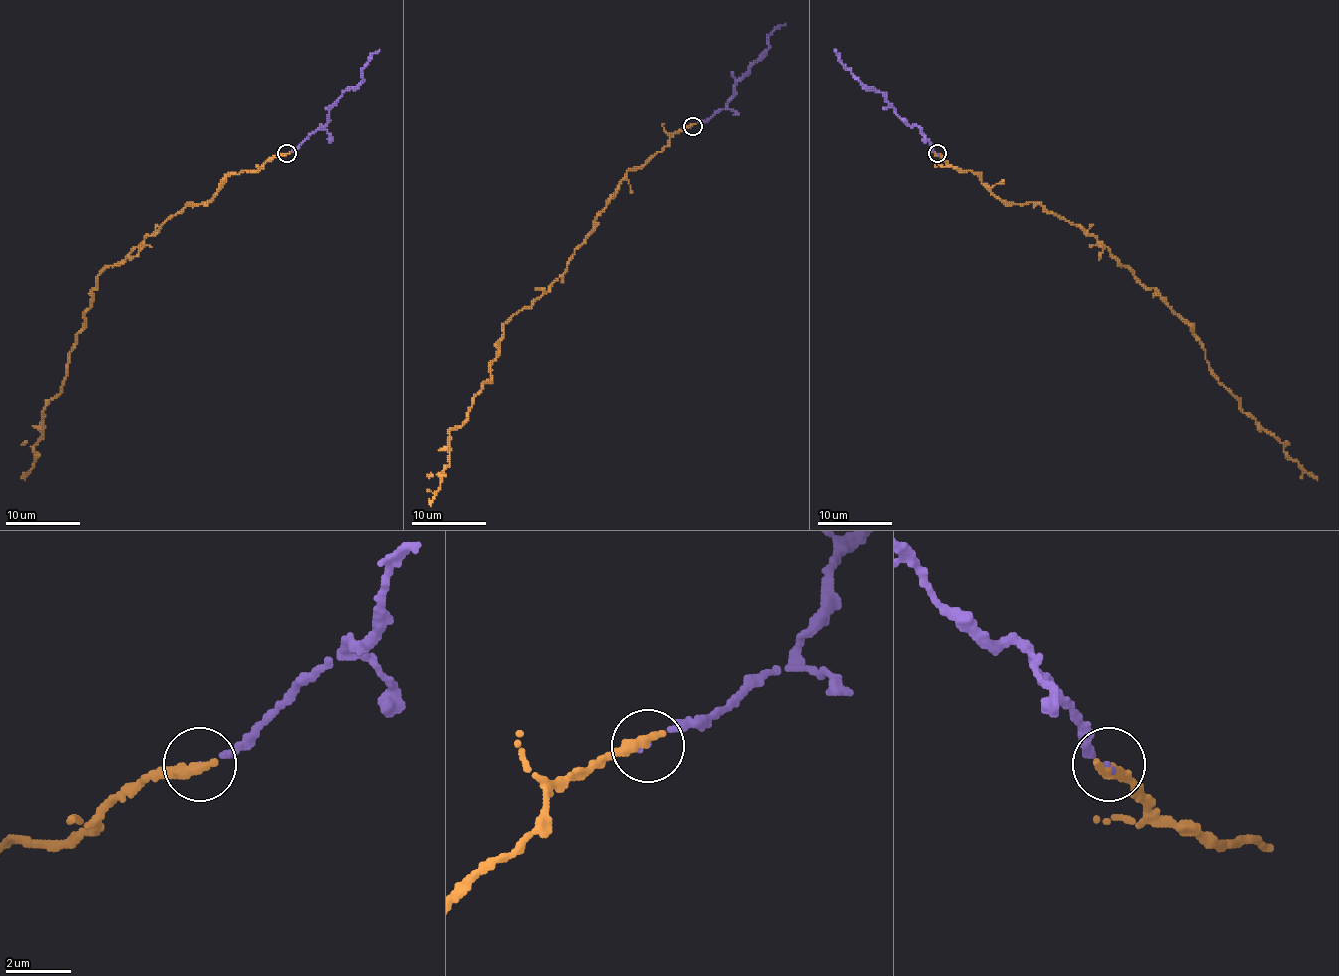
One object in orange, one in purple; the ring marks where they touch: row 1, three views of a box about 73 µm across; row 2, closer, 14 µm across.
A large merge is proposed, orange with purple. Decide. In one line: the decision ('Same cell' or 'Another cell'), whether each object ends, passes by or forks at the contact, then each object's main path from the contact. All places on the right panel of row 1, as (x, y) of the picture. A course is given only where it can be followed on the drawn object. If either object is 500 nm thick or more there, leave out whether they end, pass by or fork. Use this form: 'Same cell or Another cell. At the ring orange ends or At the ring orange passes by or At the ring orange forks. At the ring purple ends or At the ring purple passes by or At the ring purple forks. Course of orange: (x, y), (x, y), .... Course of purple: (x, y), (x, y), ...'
Same cell. At the ring orange ends. At the ring purple ends. Course of orange: (937, 154), (961, 170), (972, 170), (1002, 200), (1039, 202), (1093, 236), (1190, 327), (1211, 374), (1317, 480). Course of purple: (937, 154), (933, 152), (933, 144), (916, 126), (905, 122), (881, 92), (862, 83), (834, 49)

